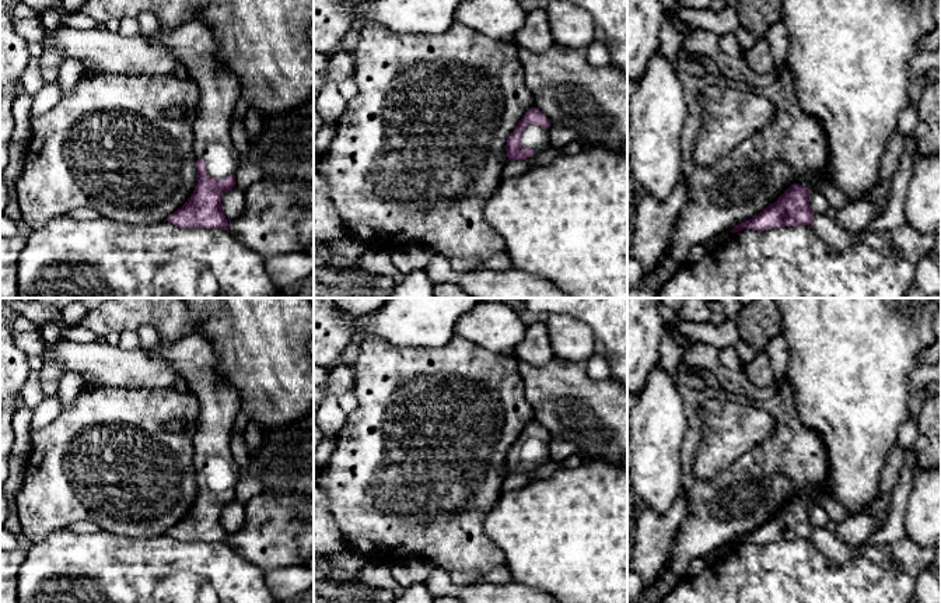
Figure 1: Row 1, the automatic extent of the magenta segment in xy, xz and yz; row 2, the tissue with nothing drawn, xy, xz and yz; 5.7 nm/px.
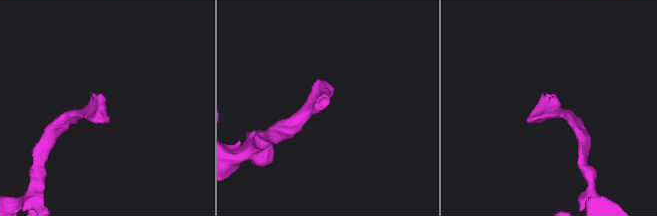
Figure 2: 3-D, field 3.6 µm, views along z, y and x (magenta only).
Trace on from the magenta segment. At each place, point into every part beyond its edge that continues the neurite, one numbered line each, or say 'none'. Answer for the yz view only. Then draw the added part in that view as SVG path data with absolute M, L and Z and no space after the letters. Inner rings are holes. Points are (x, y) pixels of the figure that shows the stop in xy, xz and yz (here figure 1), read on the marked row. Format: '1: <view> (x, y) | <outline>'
none

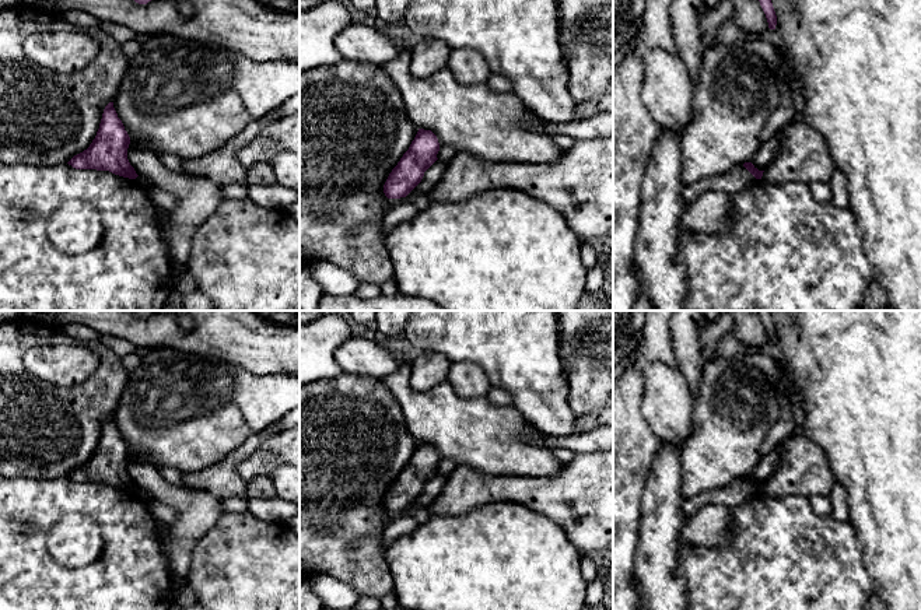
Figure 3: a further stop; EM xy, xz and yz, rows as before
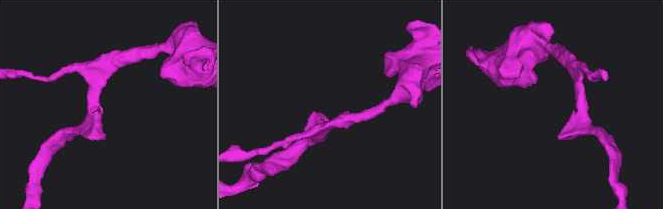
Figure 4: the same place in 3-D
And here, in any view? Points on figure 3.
none

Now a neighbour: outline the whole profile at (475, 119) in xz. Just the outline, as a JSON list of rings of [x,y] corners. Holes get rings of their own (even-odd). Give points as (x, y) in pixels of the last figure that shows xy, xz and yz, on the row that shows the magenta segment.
[[[395,31],[392,32],[400,53],[385,63],[382,70],[396,84],[414,126],[431,130],[440,146],[454,146],[459,152],[493,162],[551,164],[563,157],[563,150],[554,143],[554,136],[526,126],[529,122],[542,119],[515,94],[497,94],[486,84],[462,85],[448,69],[427,78],[414,77],[410,71],[412,49],[399,39]]]

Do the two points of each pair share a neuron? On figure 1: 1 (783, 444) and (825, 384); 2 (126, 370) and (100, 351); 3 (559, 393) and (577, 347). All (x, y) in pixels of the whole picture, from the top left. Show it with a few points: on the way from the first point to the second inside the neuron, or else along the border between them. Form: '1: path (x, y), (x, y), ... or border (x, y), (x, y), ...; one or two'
1: border (791, 388), (797, 417), (822, 442); two
2: path (119, 368), (107, 358); one
3: border (555, 356), (563, 360), (584, 363); two

